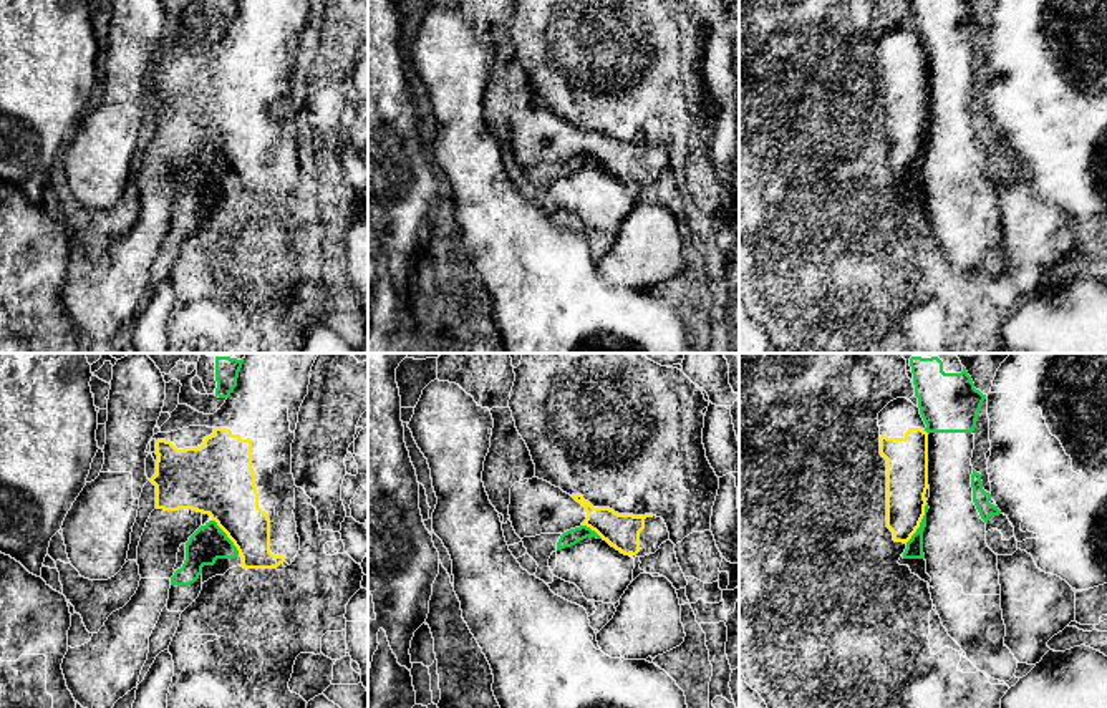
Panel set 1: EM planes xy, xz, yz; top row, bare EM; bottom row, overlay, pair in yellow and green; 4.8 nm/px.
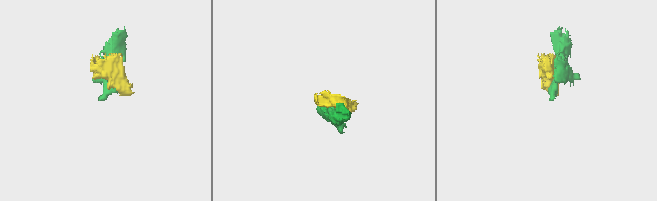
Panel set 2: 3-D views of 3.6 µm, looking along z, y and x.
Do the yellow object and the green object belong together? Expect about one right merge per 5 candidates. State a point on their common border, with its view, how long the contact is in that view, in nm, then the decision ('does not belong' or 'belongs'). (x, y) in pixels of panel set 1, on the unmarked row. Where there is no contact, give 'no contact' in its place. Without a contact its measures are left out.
meets yellow in yz at (918, 153); contact 220 nm long; does not belong

